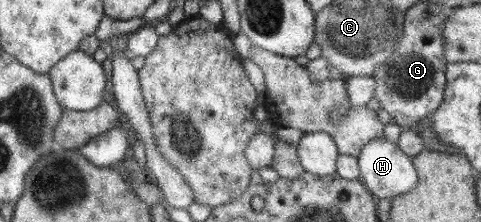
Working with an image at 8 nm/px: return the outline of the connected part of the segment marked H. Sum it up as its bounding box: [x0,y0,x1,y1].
[356,138,416,200]

